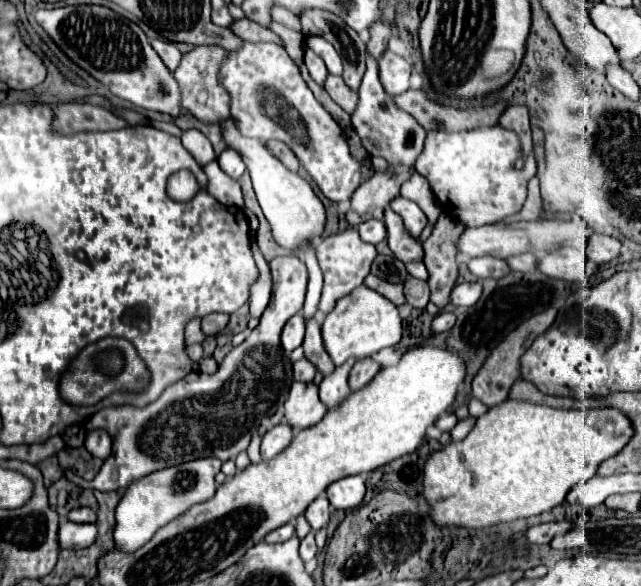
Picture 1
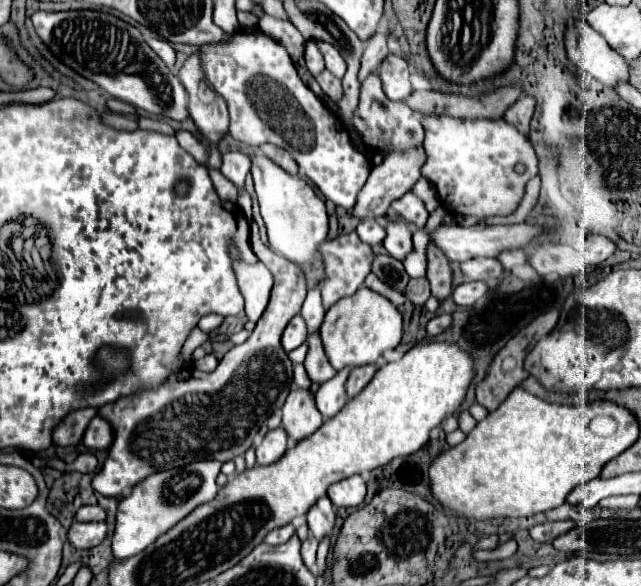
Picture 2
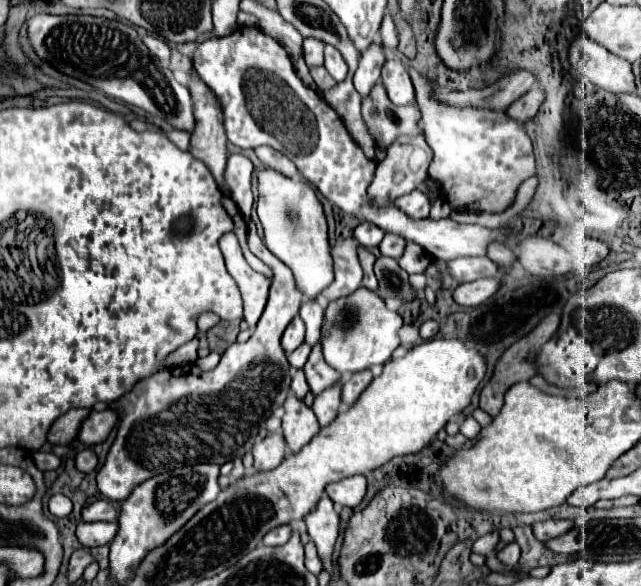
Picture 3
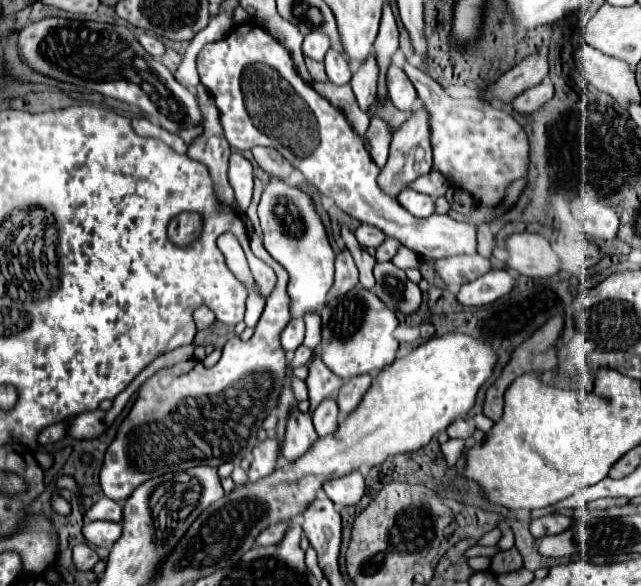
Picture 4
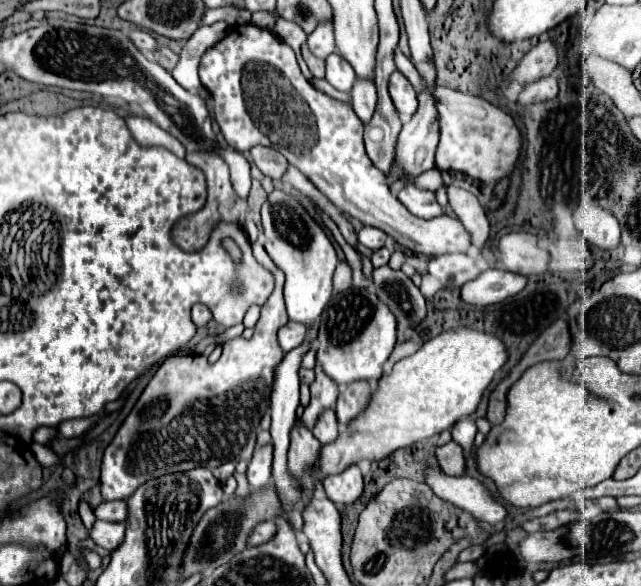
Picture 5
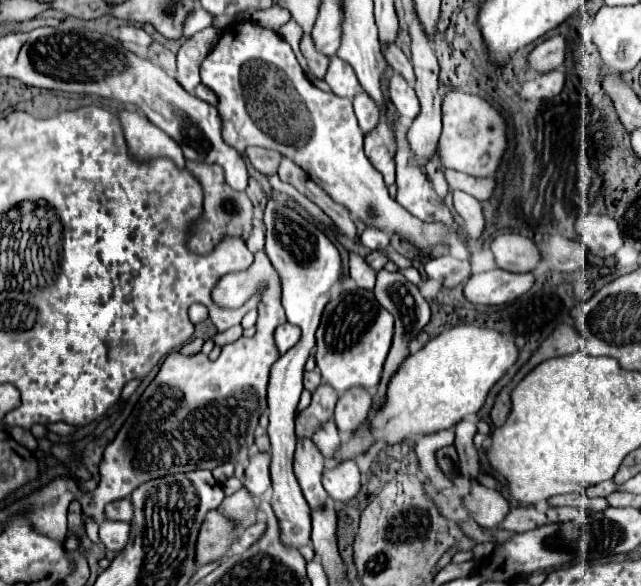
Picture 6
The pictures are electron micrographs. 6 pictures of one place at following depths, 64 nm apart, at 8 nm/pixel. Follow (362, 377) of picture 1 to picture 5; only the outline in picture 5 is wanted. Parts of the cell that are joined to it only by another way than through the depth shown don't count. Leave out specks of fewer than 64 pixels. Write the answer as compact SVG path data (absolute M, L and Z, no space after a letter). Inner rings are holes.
M348 384L348 388L342 388L334 408L340 426L348 426L356 416L360 416L368 406L370 396L370 384Z

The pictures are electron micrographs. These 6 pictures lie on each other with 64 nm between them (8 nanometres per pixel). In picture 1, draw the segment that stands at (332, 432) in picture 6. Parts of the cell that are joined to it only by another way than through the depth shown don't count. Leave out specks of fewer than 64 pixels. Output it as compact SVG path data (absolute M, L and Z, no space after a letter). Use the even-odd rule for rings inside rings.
M348 360L348 364L344 364L344 368L336 368L332 372L332 376L326 376L320 384L320 400L326 406L326 410L332 410L336 406L340 406L348 396L350 396L350 388L348 388L348 374L352 368L352 360Z

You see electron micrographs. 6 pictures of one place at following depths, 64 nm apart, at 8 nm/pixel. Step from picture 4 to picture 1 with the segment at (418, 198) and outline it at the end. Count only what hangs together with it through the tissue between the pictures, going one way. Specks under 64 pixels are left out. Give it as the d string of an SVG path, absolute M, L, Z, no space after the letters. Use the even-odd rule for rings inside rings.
M398 196L396 200L392 200L390 208L392 208L396 214L402 216L404 226L408 228L408 232L412 232L412 236L418 238L420 232L422 232L422 228L424 228L426 222L428 222L428 220L426 220L426 214L422 212L422 208L420 208L414 200L408 200L408 198L404 198L404 196Z

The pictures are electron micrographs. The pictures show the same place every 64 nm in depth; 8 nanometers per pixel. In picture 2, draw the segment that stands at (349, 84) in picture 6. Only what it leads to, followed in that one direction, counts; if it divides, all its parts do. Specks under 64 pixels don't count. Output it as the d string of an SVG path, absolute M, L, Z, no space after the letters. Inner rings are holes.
M318 42L318 48L320 48L320 52L322 52L324 60L326 60L326 68L328 68L336 78L342 78L344 72L346 72L346 62L344 62L344 58L340 56L340 52L338 52L332 44L328 44L328 42Z

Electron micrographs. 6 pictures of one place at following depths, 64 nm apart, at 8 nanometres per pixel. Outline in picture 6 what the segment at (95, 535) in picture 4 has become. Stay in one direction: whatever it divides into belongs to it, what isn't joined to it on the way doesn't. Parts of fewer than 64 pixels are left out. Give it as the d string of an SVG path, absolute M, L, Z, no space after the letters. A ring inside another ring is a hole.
M106 520L100 526L100 540L106 550L120 552L130 540L130 524L128 522L112 522Z

